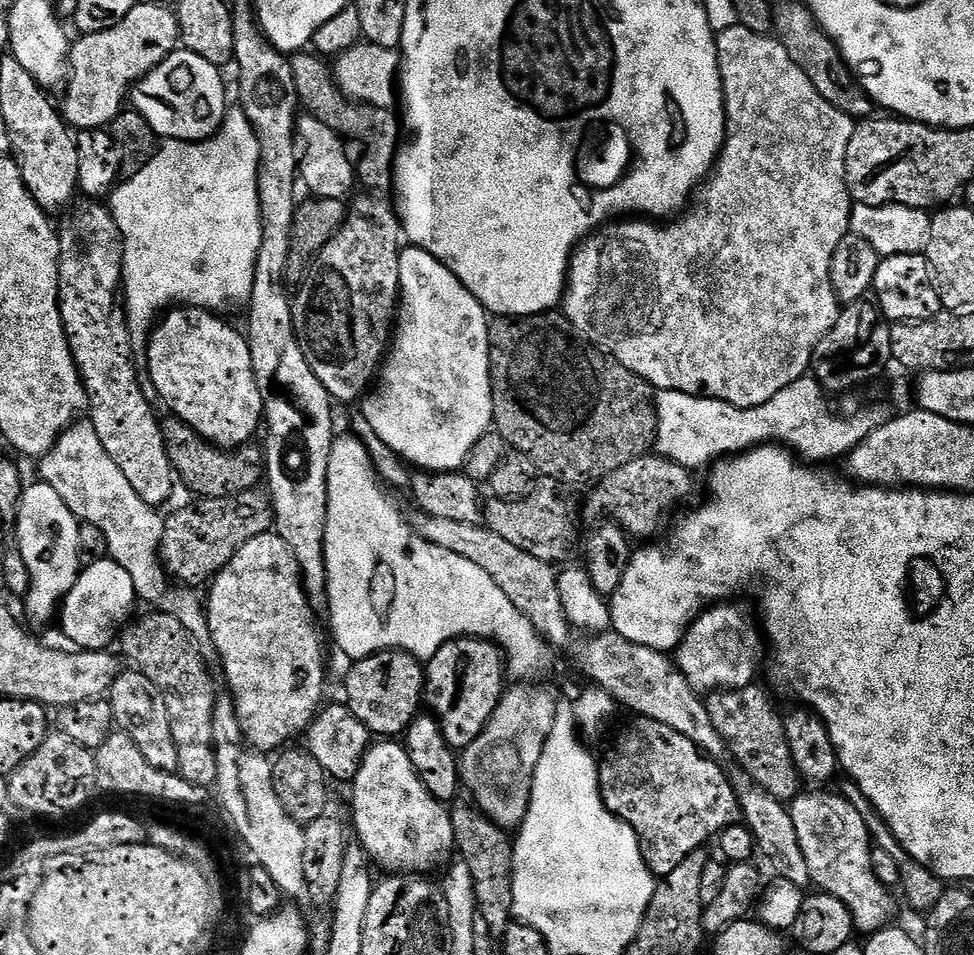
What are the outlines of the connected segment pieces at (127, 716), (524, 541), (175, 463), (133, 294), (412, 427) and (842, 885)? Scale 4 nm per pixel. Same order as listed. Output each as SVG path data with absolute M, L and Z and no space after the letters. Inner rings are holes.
M121 671L112 687L106 693L108 705L112 707L115 727L123 735L132 739L134 746L142 750L146 762L163 772L176 772L178 769L178 746L174 746L174 734L170 730L170 714L166 710L164 692L144 676L143 671Z
M541 475L537 479L534 490L524 500L487 501L482 512L483 523L494 534L506 538L518 546L518 550L526 550L526 554L534 554L534 558L542 558L542 562L556 566L561 562L568 562L572 551L577 551L576 524L572 521L572 508L560 497L562 486L554 478ZM559 560L564 560L560 561Z
M175 418L165 419L162 427L166 454L172 463L173 473L181 485L185 484L190 491L197 492L197 497L206 500L230 498L253 491L259 485L256 483L265 479L264 453L259 447L241 446L231 450L217 448L209 440L203 440L189 424Z
M238 106L229 107L228 111L224 114L224 125L216 131L216 135L208 140L198 140L195 142L191 140L164 140L161 145L161 148L159 145L152 155L143 161L142 166L137 167L133 171L137 171L136 173L124 185L121 183L110 196L110 201L112 200L110 211L113 218L116 219L116 225L120 231L120 239L122 241L122 268L127 273L127 288L129 284L128 304L126 300L128 335L136 342L143 341L151 333L158 317L165 310L171 309L174 302L180 306L204 308L206 304L204 302L204 284L212 283L213 306L211 305L211 307L213 309L224 308L231 300L247 301L252 295L252 287L254 286L254 270L258 262L258 246L262 246L262 226L259 223L260 203L258 202L258 182L256 181L258 162L260 161L260 147L258 146L258 138L254 134L254 126L250 126L250 122L243 110Z
M415 246L405 247L401 251L398 323L379 369L378 379L363 397L362 414L378 438L405 465L428 474L463 469L478 438L493 427L489 323L490 316L486 309L446 265L438 262L438 258Z
M828 790L816 791L820 792L812 792L809 796L801 794L790 804L794 830L798 832L798 846L802 848L802 858L806 860L811 883L817 884L821 893L838 898L846 905L857 933L871 934L889 927L893 923L892 900L888 897L891 895L889 889L885 888L882 882L878 882L872 873L870 854L874 845L866 830L866 822L862 822L862 814L858 814L858 810L854 810L854 806L850 806L850 802L846 802L841 795L831 796L824 792Z

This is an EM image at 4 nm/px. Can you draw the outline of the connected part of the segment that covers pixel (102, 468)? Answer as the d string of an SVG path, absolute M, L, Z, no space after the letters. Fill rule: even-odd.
M90 422L73 423L56 439L56 445L39 461L40 476L43 483L58 490L58 498L70 506L77 520L85 525L93 524L104 535L108 543L107 555L122 565L133 579L137 597L152 604L153 609L169 612L182 626L196 644L200 655L205 658L216 656L216 647L208 629L205 605L195 596L195 591L171 588L169 577L162 567L158 555L160 539L164 533L164 520L161 513L142 502L140 495L130 486L130 481L122 470L106 454L94 426ZM88 523L88 524L87 524ZM184 591L184 592L179 592Z

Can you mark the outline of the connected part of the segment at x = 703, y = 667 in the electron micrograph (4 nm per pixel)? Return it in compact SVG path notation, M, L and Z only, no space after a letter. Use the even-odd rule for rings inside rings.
M732 602L717 603L701 612L688 625L679 648L675 649L674 663L698 694L751 688L755 681L752 679L760 668L760 655L764 652L760 645L762 632L757 625L756 628L748 621L747 614L735 608Z

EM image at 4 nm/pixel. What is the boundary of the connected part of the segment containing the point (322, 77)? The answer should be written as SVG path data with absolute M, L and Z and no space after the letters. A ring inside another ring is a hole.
M301 50L291 57L294 86L300 99L299 107L307 115L326 122L345 141L357 140L364 144L364 153L358 156L358 180L368 188L388 188L394 184L393 168L398 145L401 143L401 125L386 108L375 108L373 104L353 102L337 87L331 69L319 55L308 50ZM397 124L397 125L396 125ZM400 140L400 141L399 141ZM397 143L397 144L396 144Z

